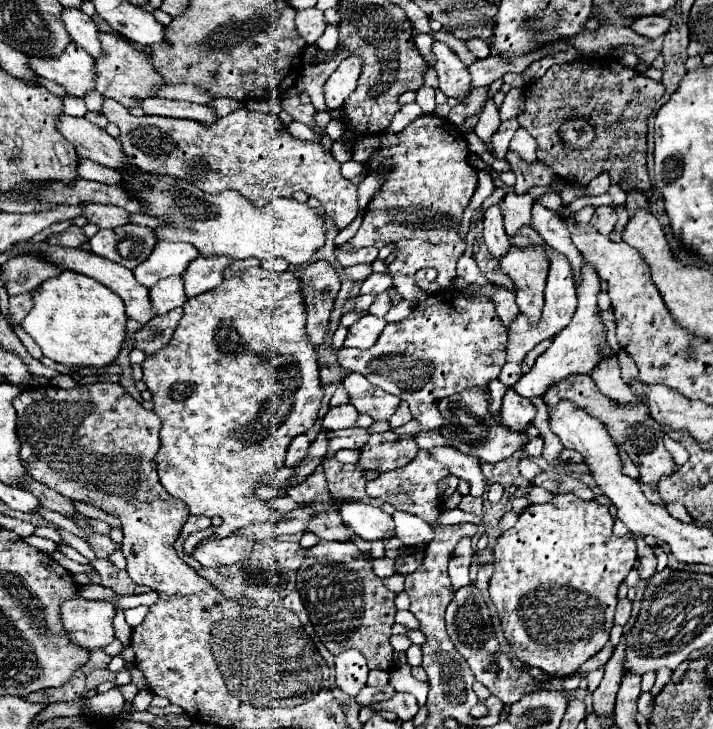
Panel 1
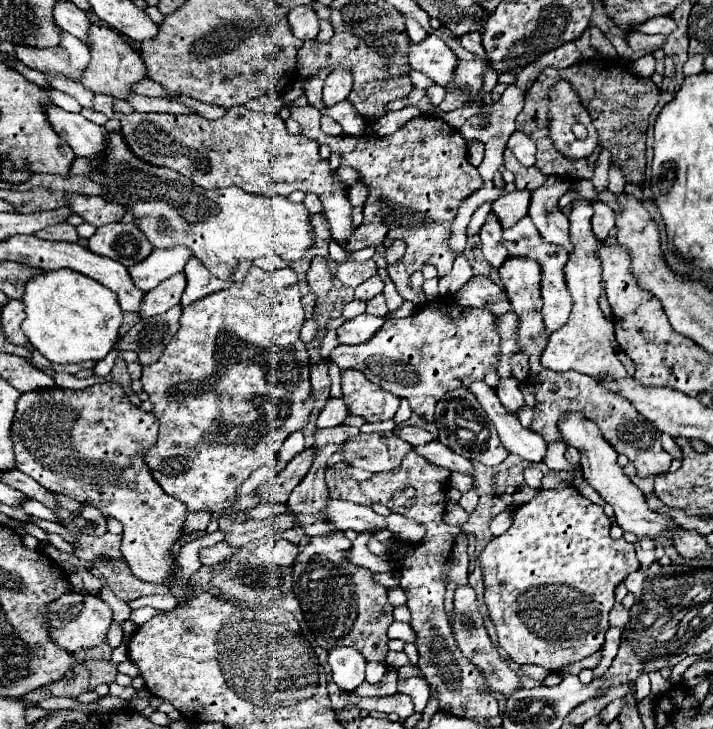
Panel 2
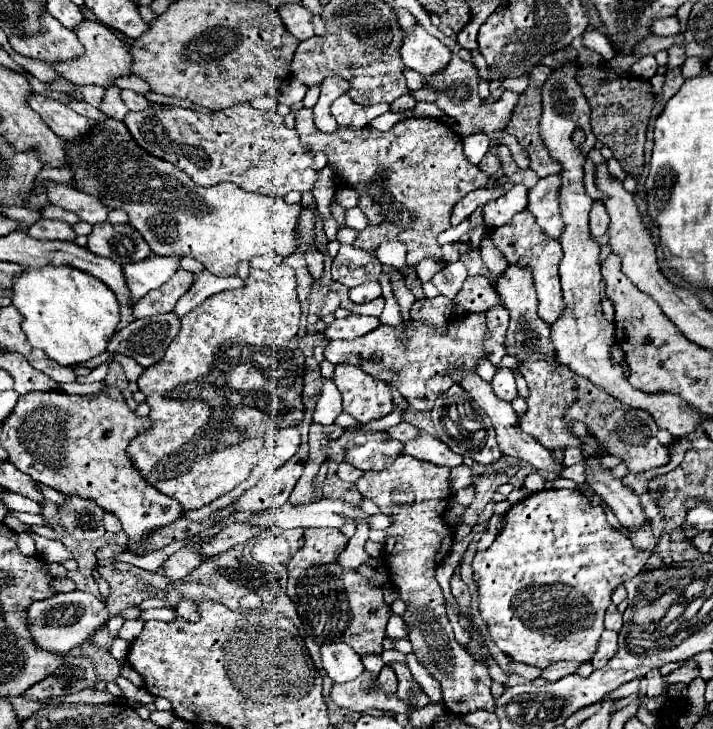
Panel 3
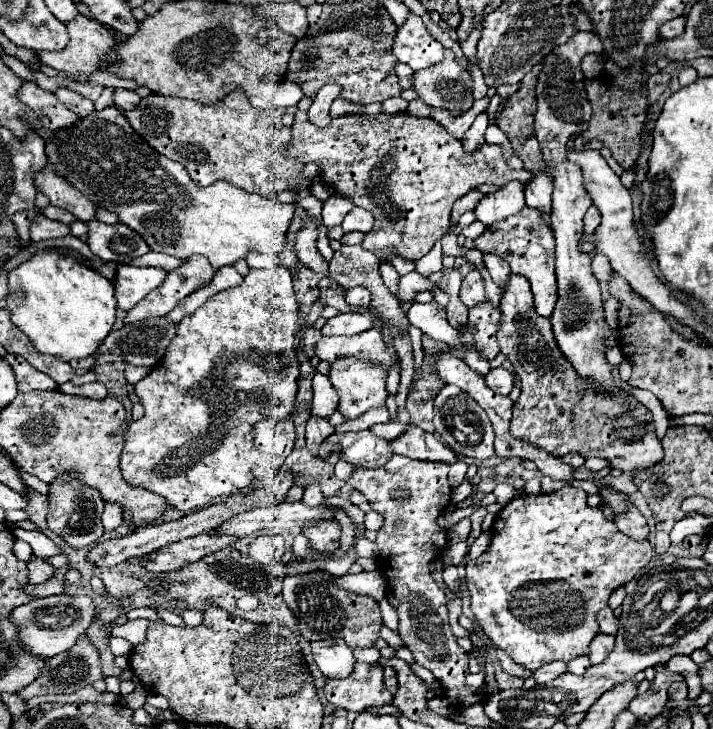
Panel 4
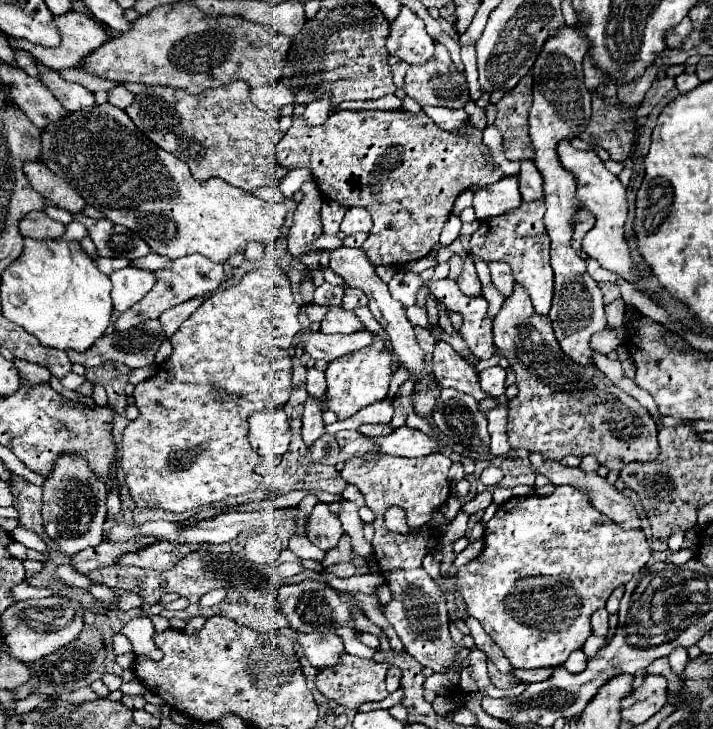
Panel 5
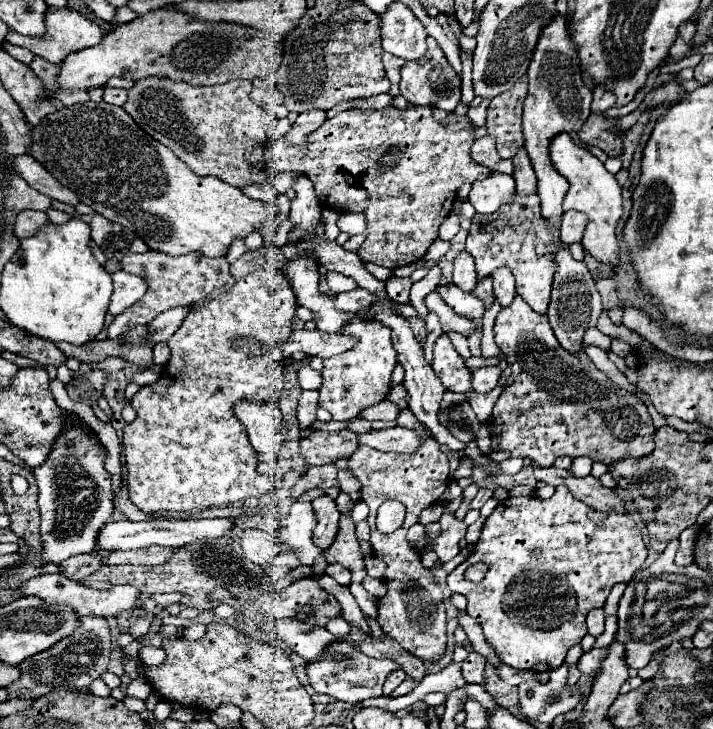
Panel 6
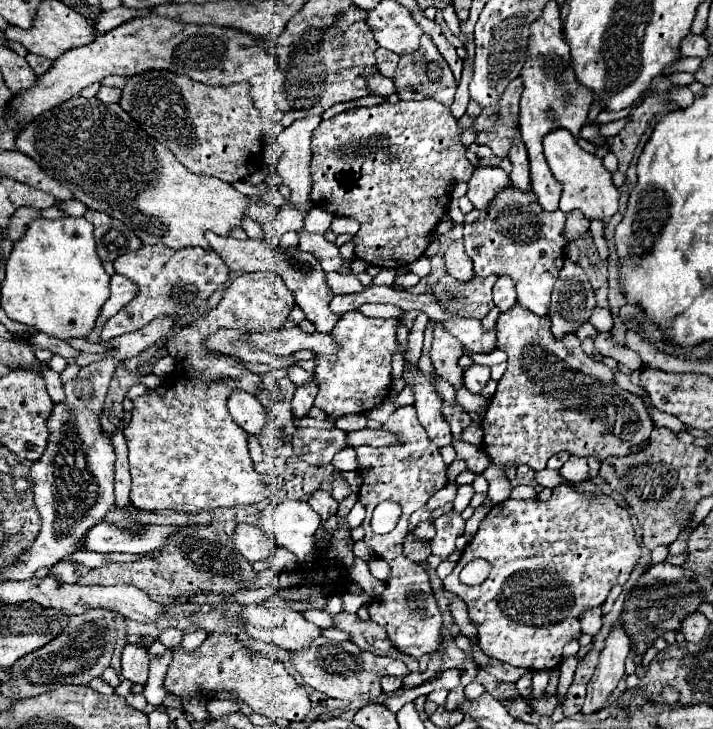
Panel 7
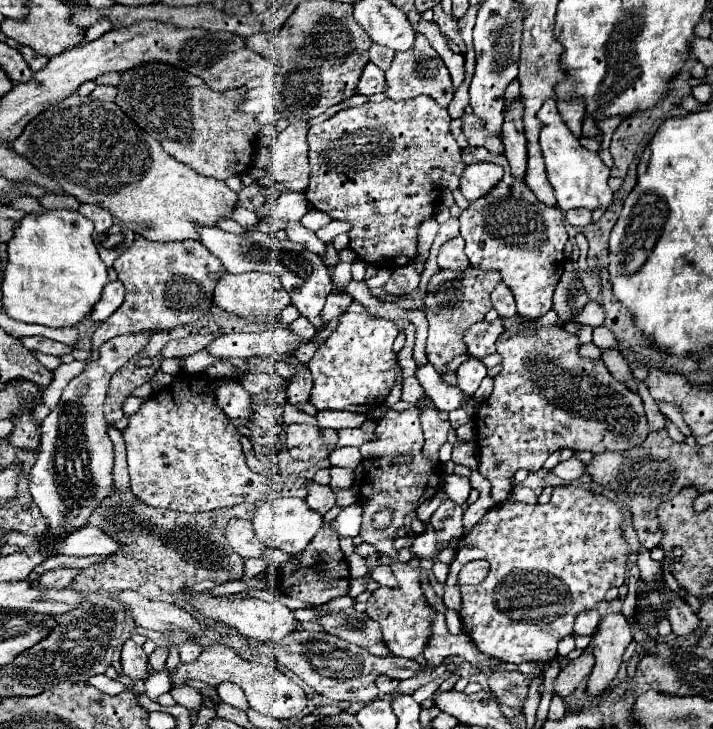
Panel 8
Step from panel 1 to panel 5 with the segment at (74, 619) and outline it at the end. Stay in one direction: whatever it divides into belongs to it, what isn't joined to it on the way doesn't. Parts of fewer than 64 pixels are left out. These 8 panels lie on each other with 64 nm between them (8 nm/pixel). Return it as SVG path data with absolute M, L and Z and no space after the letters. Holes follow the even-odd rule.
M50 596L42 600L22 600L12 604L2 614L2 630L6 636L6 644L18 660L28 662L28 658L44 658L48 654L54 654L62 646L70 644L84 626L84 606L80 602L62 598L62 596Z

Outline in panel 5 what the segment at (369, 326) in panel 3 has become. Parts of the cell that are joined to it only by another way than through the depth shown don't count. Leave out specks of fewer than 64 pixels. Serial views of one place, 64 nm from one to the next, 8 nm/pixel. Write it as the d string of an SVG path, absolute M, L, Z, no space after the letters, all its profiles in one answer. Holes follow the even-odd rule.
M330 308L328 316L322 320L320 332L322 334L352 334L360 332L366 326L360 322L360 318L354 312L348 312L344 308Z

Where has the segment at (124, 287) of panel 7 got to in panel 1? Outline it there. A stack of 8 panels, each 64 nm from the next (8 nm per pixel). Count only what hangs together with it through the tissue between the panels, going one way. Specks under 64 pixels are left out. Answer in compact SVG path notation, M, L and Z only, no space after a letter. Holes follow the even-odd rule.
M160 240L154 246L150 258L134 268L134 276L142 286L152 288L152 284L156 284L162 278L180 276L186 270L186 266L198 256L200 252L192 244Z

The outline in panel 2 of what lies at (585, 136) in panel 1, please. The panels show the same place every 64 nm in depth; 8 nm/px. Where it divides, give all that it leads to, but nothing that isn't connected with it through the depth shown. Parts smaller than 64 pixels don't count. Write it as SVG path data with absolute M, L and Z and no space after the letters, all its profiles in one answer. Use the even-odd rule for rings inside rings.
M558 82L552 92L550 92L550 138L554 140L554 146L568 158L574 158L574 160L580 160L580 158L586 158L594 152L594 148L598 146L598 134L596 134L596 128L592 126L592 120L588 116L588 112L582 108L576 92L572 90L572 86L568 82ZM574 124L584 124L586 130L588 130L588 136L586 140L578 140L572 132L572 126Z

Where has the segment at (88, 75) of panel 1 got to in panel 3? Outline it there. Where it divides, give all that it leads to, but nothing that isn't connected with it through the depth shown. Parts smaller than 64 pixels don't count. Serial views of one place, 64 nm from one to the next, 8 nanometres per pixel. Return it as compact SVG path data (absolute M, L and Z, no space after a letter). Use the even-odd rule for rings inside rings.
M48 12L44 14L44 26L46 26L46 32L44 36L40 36L40 40L36 40L36 36L32 38L10 36L8 42L12 50L20 56L36 58L48 64L74 60L84 54L84 46L80 44L78 36L72 30L62 28L62 24L56 22L56 18L48 16Z

